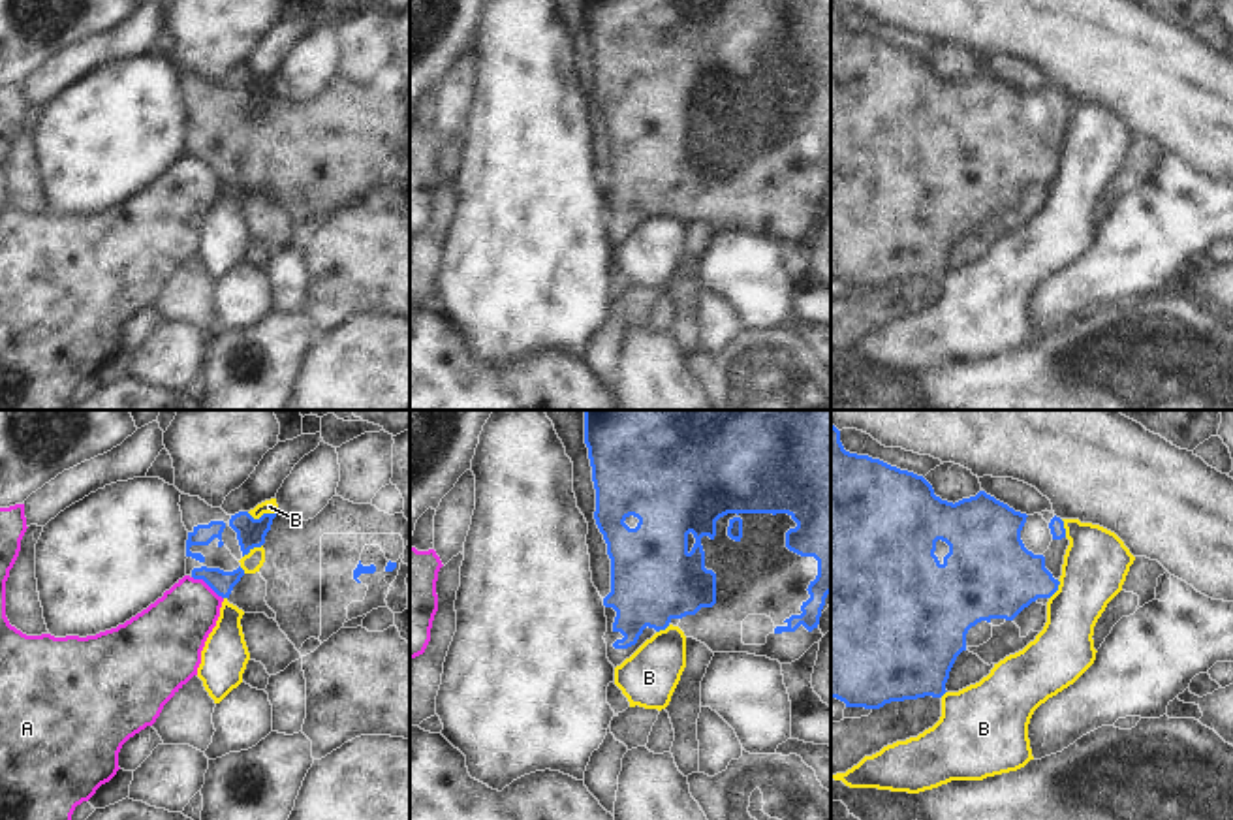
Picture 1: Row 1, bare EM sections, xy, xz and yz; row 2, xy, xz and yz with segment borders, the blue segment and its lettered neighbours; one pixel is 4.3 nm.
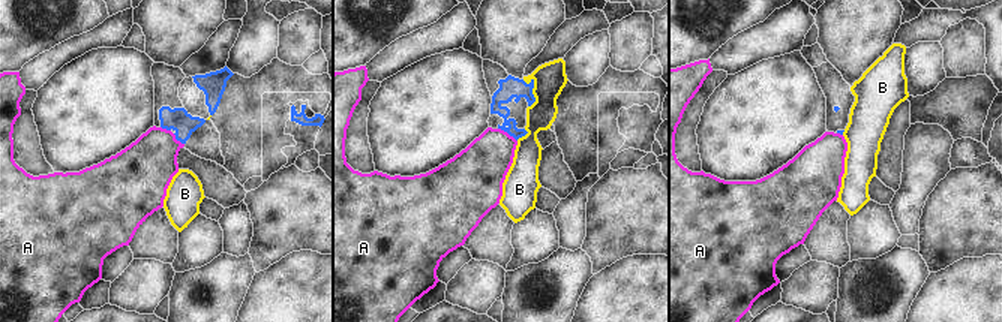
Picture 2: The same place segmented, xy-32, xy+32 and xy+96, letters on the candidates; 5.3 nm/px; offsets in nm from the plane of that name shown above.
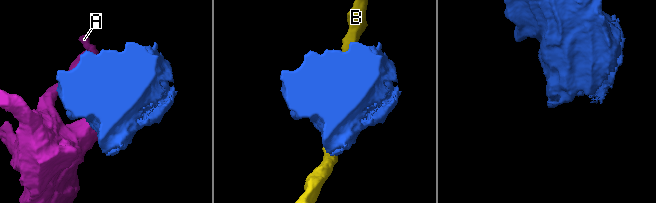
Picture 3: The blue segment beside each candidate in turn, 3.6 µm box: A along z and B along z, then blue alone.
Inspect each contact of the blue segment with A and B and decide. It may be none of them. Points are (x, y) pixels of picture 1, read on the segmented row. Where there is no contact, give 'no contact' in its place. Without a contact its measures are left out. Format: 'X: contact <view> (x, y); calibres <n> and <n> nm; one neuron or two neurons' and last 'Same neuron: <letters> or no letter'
A: contact xy (207, 583); calibres 100 and 280 nm; two neurons
B: contact xy (262, 516); calibres 130 and 60 nm; two neurons
Same neuron: no letter

